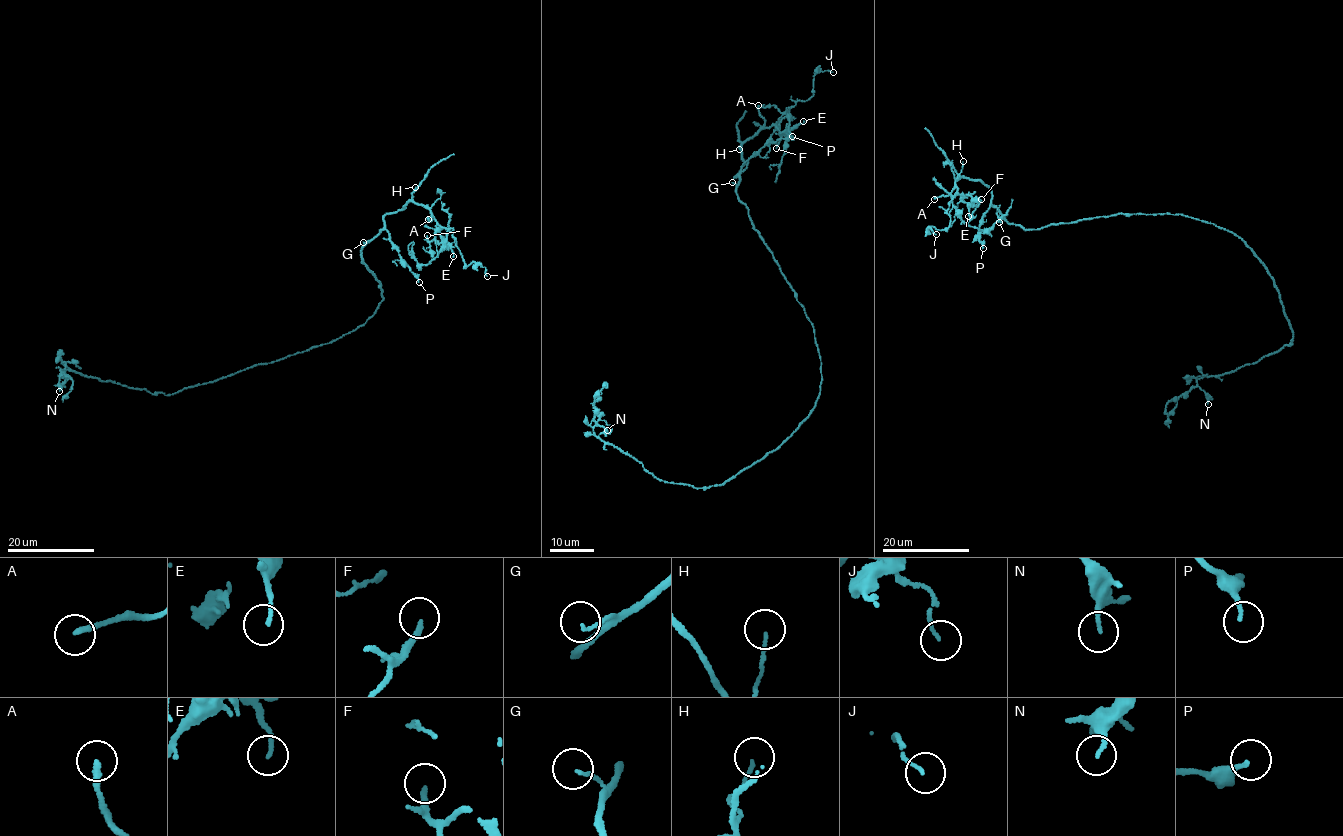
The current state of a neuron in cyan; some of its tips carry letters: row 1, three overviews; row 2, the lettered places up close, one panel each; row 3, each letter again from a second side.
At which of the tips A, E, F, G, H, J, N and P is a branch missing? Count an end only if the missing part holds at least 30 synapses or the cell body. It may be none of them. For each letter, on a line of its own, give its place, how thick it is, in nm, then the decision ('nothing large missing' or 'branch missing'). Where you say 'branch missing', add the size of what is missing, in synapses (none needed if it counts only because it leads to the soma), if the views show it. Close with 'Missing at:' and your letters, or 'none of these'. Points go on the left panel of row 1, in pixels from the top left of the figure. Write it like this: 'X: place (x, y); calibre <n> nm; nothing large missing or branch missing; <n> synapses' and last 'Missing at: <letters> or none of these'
A: place (428, 219); calibre 200 nm; nothing large missing
E: place (453, 256); calibre 140 nm; nothing large missing
F: place (427, 235); calibre 180 nm; nothing large missing
G: place (363, 242); calibre 100 nm; nothing large missing
H: place (415, 187); calibre 100 nm; nothing large missing
J: place (487, 276); calibre 110 nm; nothing large missing
N: place (59, 391); calibre 180 nm; nothing large missing
P: place (419, 282); calibre 150 nm; nothing large missing
Missing at: none of these

